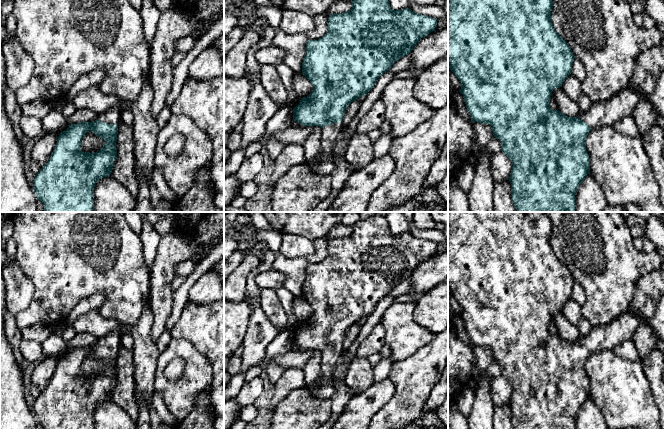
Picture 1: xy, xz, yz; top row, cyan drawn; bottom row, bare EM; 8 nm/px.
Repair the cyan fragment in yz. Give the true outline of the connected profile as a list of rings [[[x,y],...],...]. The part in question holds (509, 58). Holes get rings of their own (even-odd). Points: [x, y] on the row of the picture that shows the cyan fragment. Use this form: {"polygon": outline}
{"polygon": [[[448,0],[448,62],[450,70],[462,84],[459,92],[463,95],[472,122],[492,126],[494,137],[501,142],[501,151],[513,164],[508,180],[511,183],[511,197],[517,212],[576,212],[575,192],[590,173],[590,159],[585,144],[589,131],[602,126],[613,126],[623,118],[632,116],[640,101],[648,101],[648,95],[626,87],[608,100],[592,103],[587,111],[579,112],[577,117],[565,116],[558,109],[552,110],[549,106],[552,92],[554,89],[562,87],[564,80],[571,74],[575,58],[568,43],[556,32],[552,24],[552,8],[552,0]]]}

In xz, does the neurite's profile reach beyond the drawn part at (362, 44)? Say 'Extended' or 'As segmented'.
Extended

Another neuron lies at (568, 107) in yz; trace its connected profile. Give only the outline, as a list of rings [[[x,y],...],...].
[[[556,88],[552,92],[552,96],[555,98],[557,103],[557,109],[568,117],[577,117],[580,109],[577,101],[571,100],[563,91],[563,89]]]

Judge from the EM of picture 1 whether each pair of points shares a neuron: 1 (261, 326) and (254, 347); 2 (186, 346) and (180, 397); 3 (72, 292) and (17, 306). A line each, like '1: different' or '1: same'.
1: same
2: same
3: different

